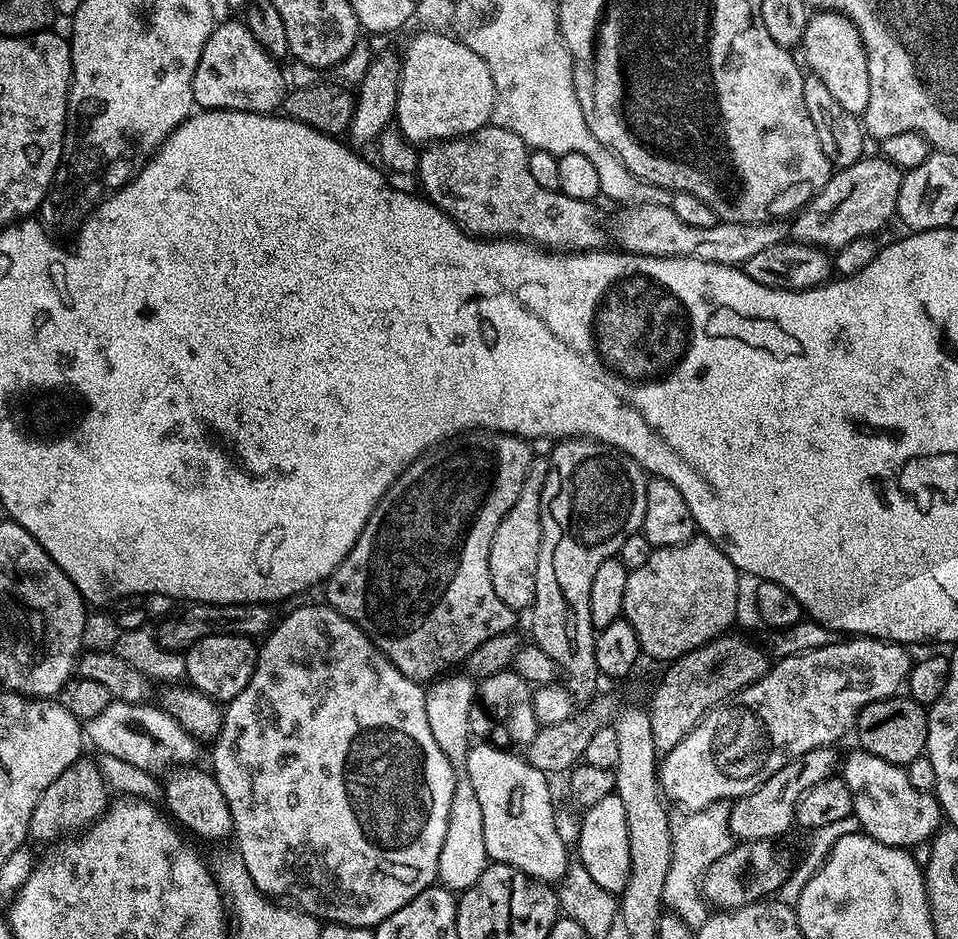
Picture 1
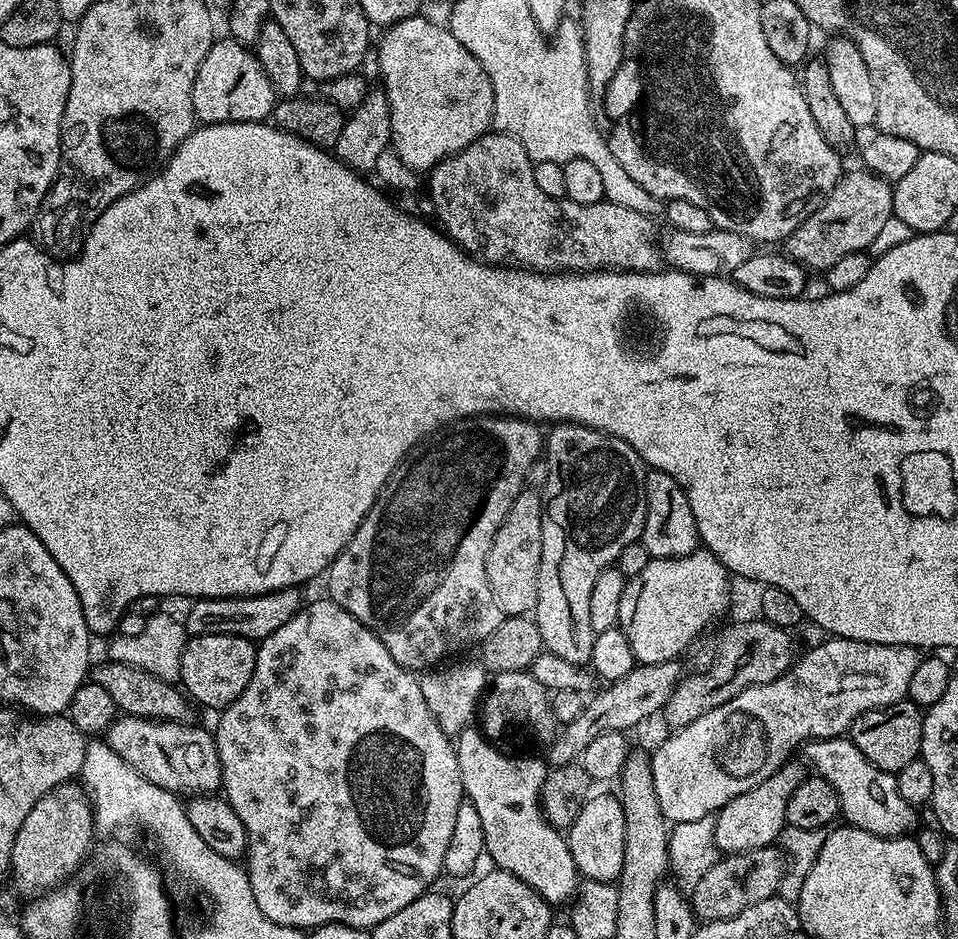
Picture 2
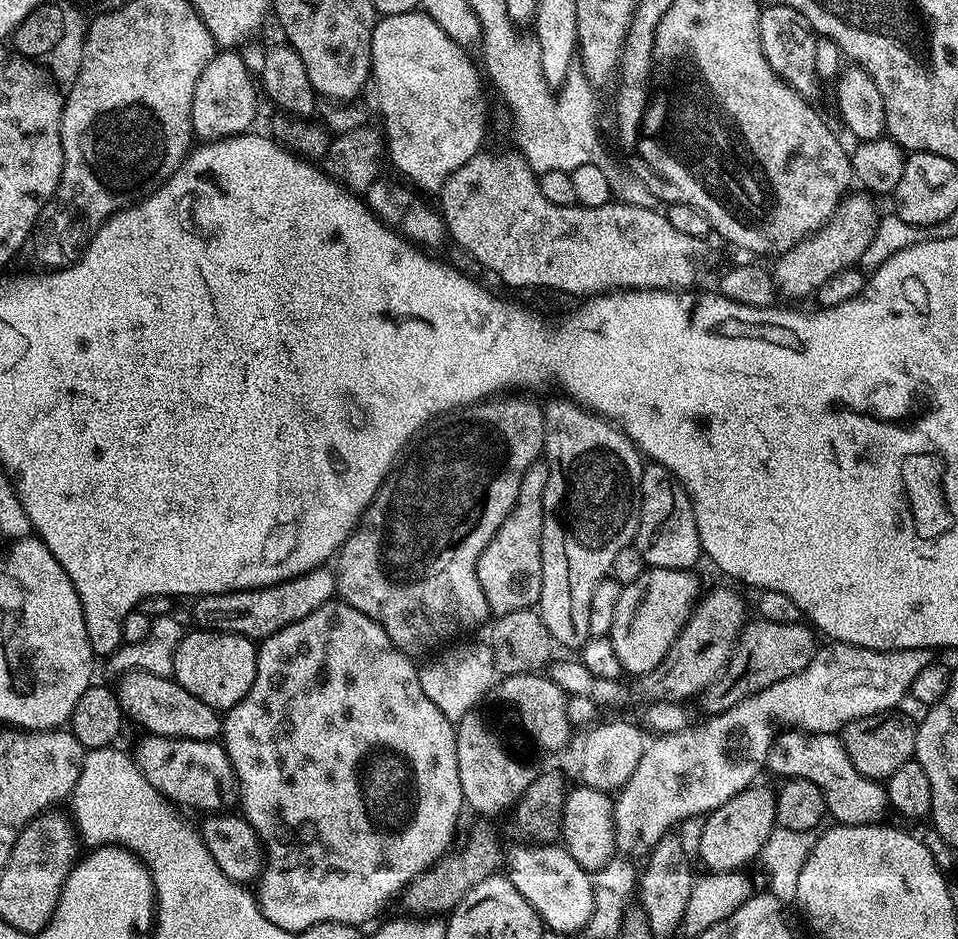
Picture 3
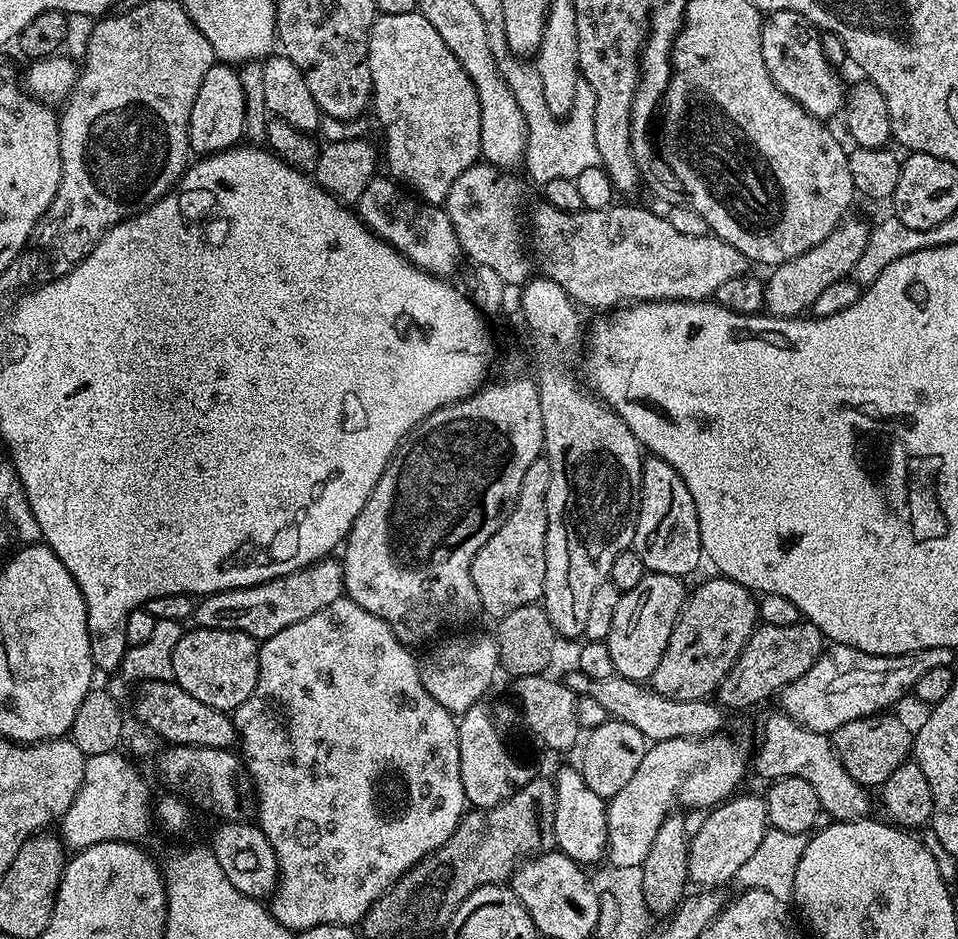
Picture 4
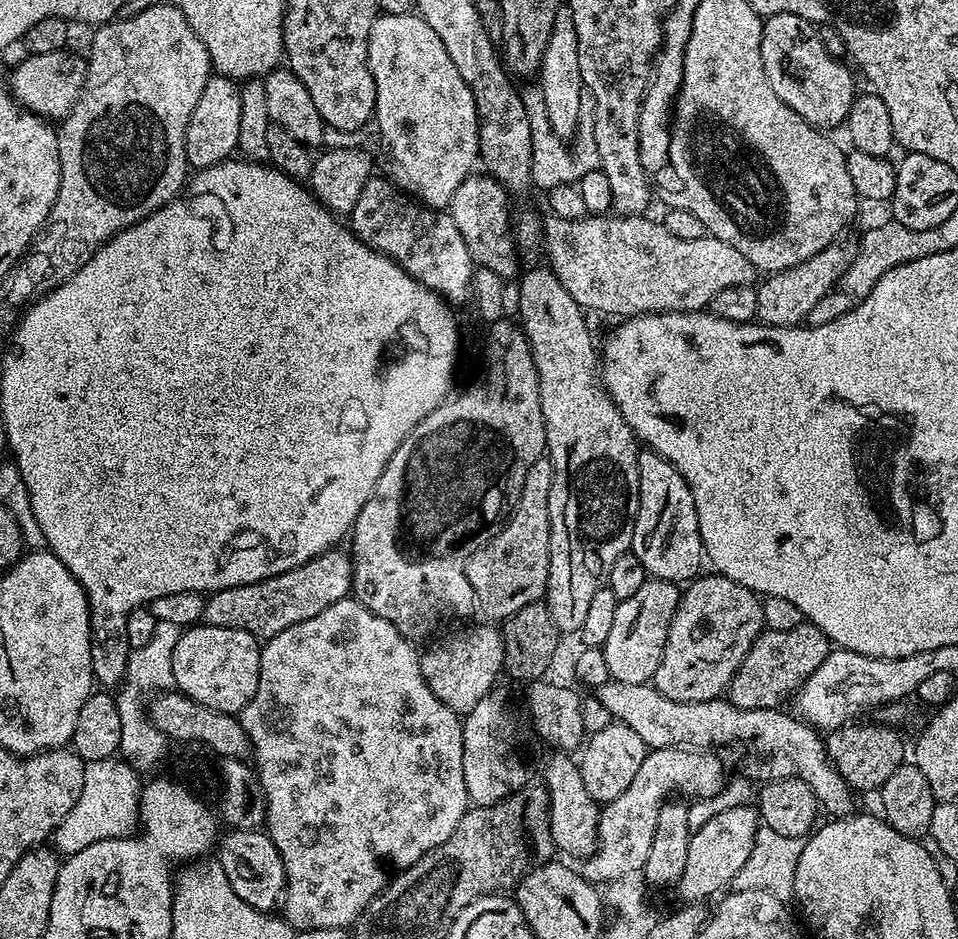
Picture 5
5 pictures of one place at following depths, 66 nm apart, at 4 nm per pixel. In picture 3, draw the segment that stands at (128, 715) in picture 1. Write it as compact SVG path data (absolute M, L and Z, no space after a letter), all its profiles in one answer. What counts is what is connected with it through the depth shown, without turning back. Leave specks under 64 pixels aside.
M141 735L134 759L146 782L154 786L167 800L184 808L197 808L200 814L220 814L236 798L232 763L223 743L216 740L195 740L181 736Z

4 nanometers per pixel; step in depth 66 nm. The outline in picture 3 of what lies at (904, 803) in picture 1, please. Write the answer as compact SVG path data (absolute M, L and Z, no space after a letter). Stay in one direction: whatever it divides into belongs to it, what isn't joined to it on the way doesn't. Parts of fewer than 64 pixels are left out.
M799 730L781 731L772 743L772 749L768 755L766 768L769 773L772 771L774 775L780 776L779 778L809 780L810 782L814 782L814 786L818 786L818 790L822 790L822 798L828 807L827 815L831 817L831 819L833 816L833 821L835 821L836 824L879 824L885 819L884 815L889 815L890 805L888 802L888 793L886 791L885 785L881 783L881 781L866 778L858 769L856 769L854 762L850 762L850 754L846 754L846 750L844 749L843 744L840 742L839 735L833 734L831 732L801 732Z

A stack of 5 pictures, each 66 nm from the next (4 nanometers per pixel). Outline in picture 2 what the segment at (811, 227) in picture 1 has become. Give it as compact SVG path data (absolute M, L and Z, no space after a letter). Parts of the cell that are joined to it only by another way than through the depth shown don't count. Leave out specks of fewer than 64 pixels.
M845 171L840 181L832 187L832 191L819 201L820 208L814 209L812 213L809 211L801 219L800 225L789 234L788 239L783 241L783 251L804 265L805 269L827 270L834 266L834 262L846 258L846 254L871 249L874 237L885 224L886 218L893 215L893 185L872 172L859 171Z

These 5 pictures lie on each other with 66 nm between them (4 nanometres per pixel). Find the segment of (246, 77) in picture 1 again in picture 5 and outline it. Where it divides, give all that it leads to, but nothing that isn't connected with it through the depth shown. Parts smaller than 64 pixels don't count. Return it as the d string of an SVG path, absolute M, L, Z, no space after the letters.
M219 74L209 75L206 86L202 86L202 94L198 97L198 106L194 106L194 114L190 114L190 122L186 126L186 158L192 170L209 168L229 159L237 151L238 121L242 119L242 102L237 81Z

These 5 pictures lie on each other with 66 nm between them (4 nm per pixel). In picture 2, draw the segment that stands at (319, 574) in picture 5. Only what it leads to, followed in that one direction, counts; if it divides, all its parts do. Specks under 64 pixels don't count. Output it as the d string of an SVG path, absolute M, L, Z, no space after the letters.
M283 588L267 592L265 596L227 596L226 598L197 599L196 604L183 617L184 628L189 637L205 636L206 634L230 634L241 636L253 642L259 642L274 634L274 630L286 626L294 614L298 614L302 607L300 600L301 589Z

